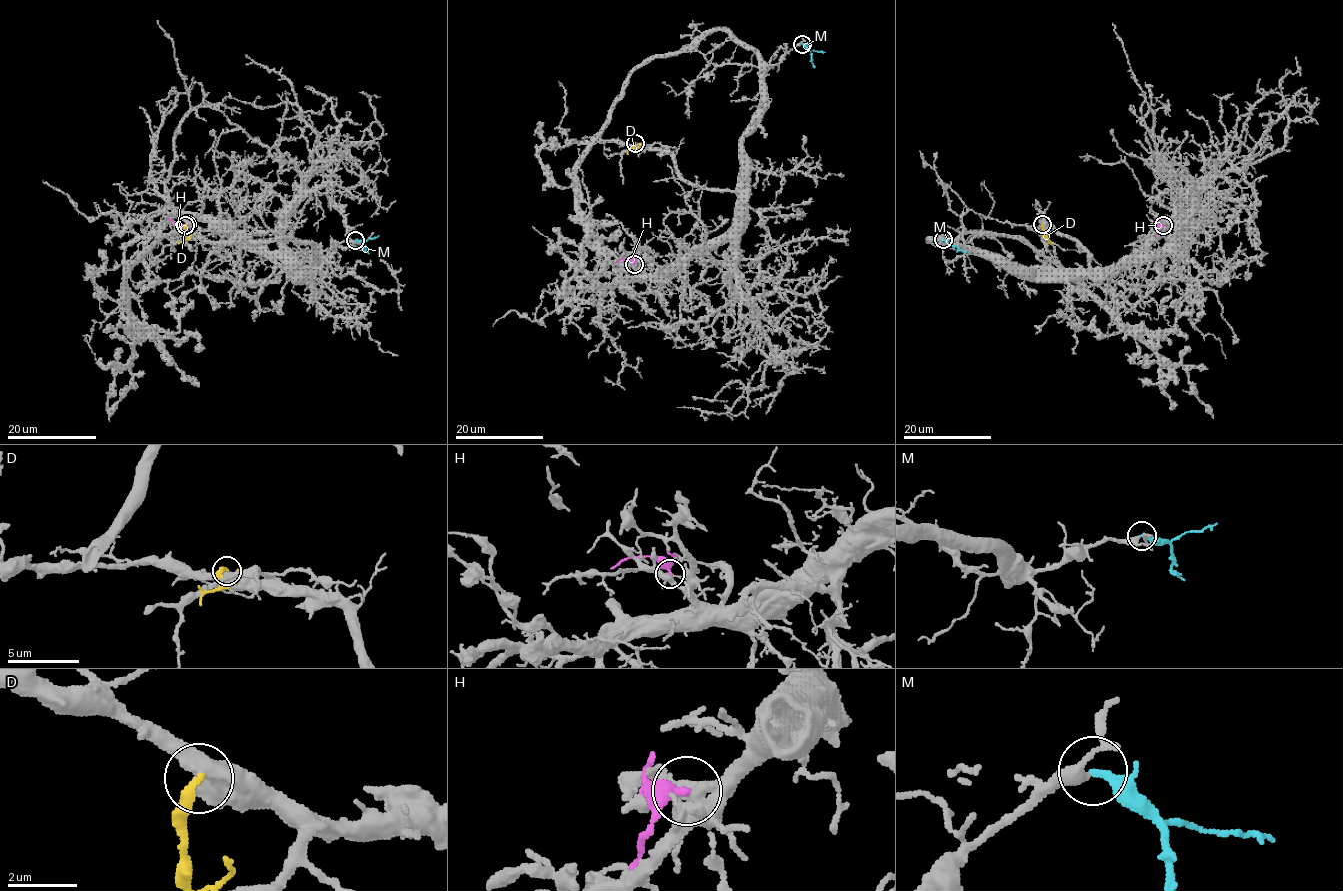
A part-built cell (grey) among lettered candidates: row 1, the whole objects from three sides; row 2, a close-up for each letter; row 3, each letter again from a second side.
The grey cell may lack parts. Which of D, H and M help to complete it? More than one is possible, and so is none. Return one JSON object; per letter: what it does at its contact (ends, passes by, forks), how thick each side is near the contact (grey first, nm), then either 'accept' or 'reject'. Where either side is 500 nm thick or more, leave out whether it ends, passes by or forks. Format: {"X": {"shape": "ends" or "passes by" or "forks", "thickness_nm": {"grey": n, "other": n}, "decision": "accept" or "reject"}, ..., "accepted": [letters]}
{"D": {"thickness_nm": {"grey": 550, "other": 280}, "decision": "reject"}, "H": {"shape": "passes by", "thickness_nm": {"grey": 400, "other": 320}, "decision": "reject"}, "M": {"shape": "ends", "thickness_nm": {"grey": 320, "other": 240}, "decision": "accept"}, "accepted": ["M"]}

